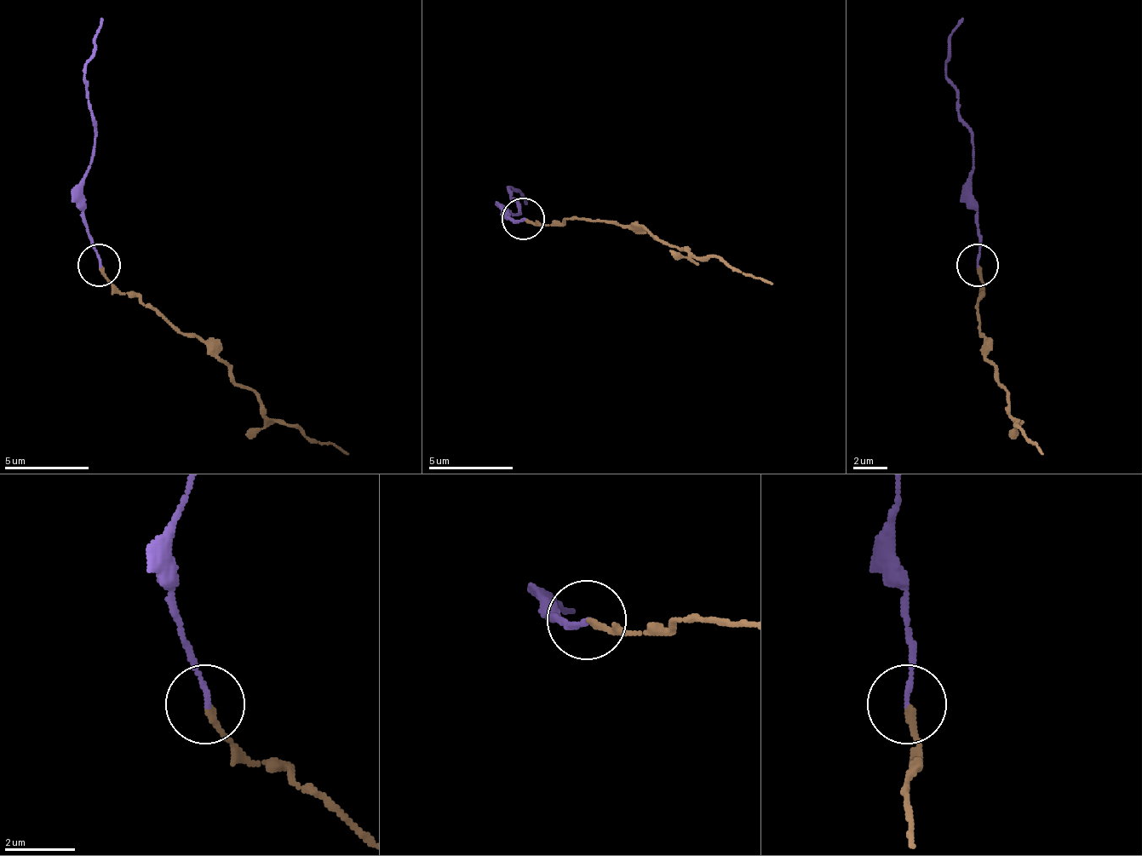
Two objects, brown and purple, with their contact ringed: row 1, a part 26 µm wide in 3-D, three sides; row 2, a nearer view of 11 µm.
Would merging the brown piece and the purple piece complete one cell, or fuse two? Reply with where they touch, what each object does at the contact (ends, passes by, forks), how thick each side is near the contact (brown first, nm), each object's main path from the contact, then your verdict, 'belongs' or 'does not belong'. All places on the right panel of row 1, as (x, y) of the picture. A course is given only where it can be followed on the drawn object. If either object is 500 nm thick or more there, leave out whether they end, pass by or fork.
place (978, 265); brown ends; purple ends; calibres 160 and 120 nm; course brown (980, 264), (984, 294), (976, 302), (984, 357), (1006, 391), (1006, 412), (1044, 455); course purple (976, 264), (972, 129), (951, 82), (947, 40), (963, 19); does not belong

